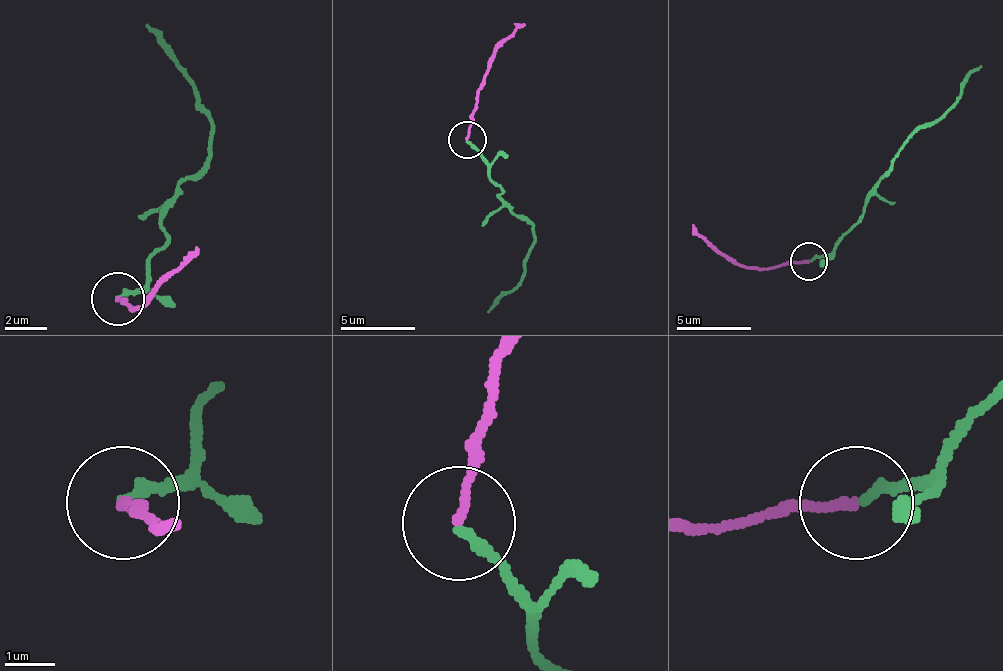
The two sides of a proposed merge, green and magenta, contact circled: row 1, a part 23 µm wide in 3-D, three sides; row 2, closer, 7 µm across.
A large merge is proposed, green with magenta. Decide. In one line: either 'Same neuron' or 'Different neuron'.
Different neuron

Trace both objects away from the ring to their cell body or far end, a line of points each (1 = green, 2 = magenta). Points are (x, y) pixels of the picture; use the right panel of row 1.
1: (811, 260), (834, 249), (841, 234), (856, 219), (864, 200), (909, 140), (946, 110), (980, 66)
2: (808, 260), (759, 268), (733, 264), (692, 223)

